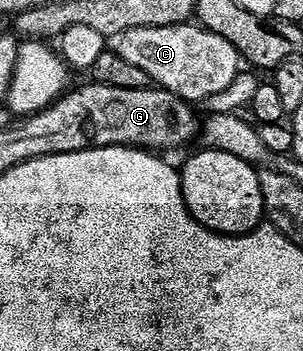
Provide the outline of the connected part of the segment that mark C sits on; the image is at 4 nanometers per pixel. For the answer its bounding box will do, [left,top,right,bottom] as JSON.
[118,23,242,105]

